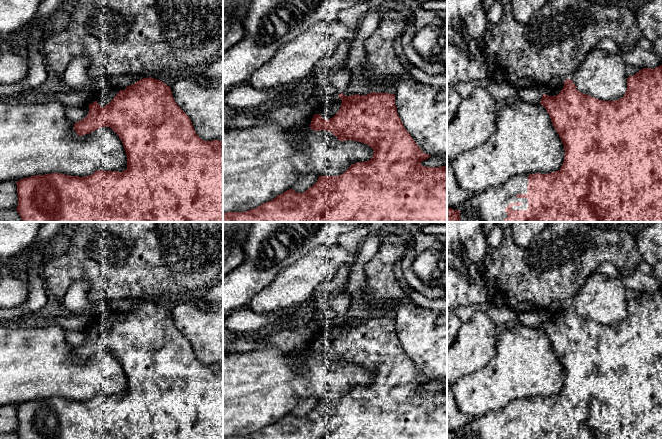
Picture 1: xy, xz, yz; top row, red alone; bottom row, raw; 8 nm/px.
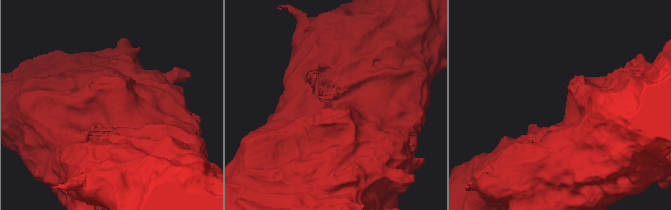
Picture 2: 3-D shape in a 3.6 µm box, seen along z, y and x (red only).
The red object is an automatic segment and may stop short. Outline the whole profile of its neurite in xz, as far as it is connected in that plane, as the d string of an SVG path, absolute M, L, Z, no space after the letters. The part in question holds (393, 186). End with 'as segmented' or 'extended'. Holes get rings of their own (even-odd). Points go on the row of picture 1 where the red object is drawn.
M372 92L367 95L345 96L341 93L335 101L324 105L320 113L313 116L309 126L314 131L330 131L339 141L353 140L367 144L374 151L373 156L368 161L352 164L339 176L319 176L317 182L303 193L297 193L293 189L289 189L254 209L245 212L223 213L223 222L447 222L447 166L426 167L421 164L431 155L424 153L405 129L397 113L394 94Z | extended

